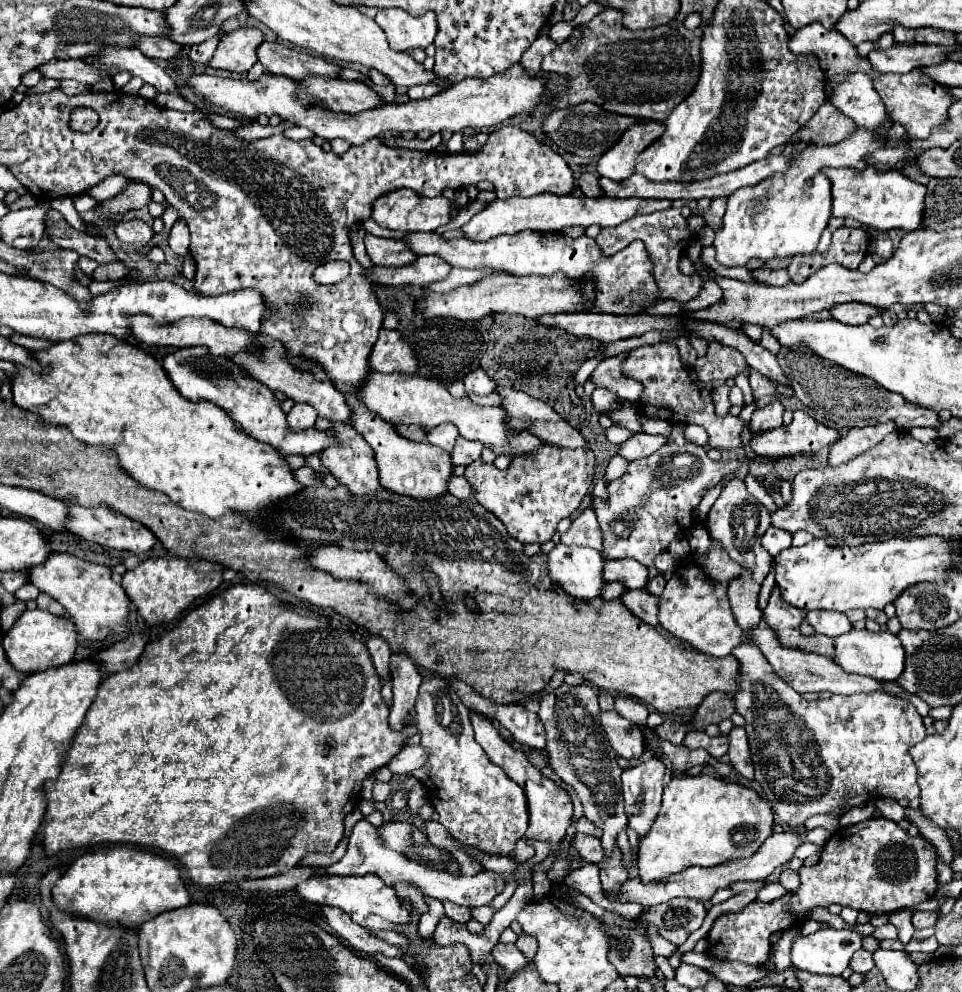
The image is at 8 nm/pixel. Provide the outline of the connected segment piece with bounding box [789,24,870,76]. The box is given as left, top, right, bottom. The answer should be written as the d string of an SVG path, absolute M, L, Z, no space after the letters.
M809 24L805 28L799 28L791 36L789 48L795 54L817 56L827 76L864 72L864 65L870 65L868 57L860 56L857 48L843 34L837 34L837 30L827 30L821 24Z

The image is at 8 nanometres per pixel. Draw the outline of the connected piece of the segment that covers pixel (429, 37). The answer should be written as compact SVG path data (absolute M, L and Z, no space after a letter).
M401 8L379 10L375 22L387 34L389 46L397 52L409 48L427 48L437 36L437 16L427 12L425 16L411 16Z

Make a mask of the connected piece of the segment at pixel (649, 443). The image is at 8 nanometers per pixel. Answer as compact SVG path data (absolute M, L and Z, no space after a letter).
M635 434L631 440L627 440L627 442L623 442L619 446L619 454L623 458L627 458L629 462L631 460L639 460L639 458L645 458L645 456L653 454L655 450L659 450L665 442L667 442L667 438L663 438L663 436Z

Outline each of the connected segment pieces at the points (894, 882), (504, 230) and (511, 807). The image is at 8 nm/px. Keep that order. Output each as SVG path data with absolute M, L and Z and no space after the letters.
M871 818L837 830L823 846L821 860L815 866L803 866L799 876L801 886L797 892L787 892L773 902L753 900L739 912L721 914L707 936L707 954L715 960L765 966L771 954L771 936L799 928L817 906L841 904L867 914L913 908L935 896L935 848L921 836L911 838L893 820Z
M541 194L533 198L509 198L499 200L495 198L489 202L481 212L477 212L463 228L463 236L473 242L485 242L499 234L515 234L521 230L537 230L537 232L557 232L567 226L591 226L597 224L601 228L607 226L619 226L625 220L639 216L639 214L651 214L657 210L669 208L669 200L643 200L643 198L577 198L577 196L555 196L555 194Z
M427 674L421 682L419 696L415 702L415 726L421 732L421 744L429 750L427 762L413 772L415 778L421 780L429 794L429 802L439 812L439 822L453 834L455 840L461 844L475 846L483 852L497 852L501 856L511 856L515 850L515 842L525 836L529 814L527 814L527 800L521 786L507 778L507 774L489 762L483 748L473 738L473 728L469 720L471 710L453 694L453 686L449 686L447 676Z

